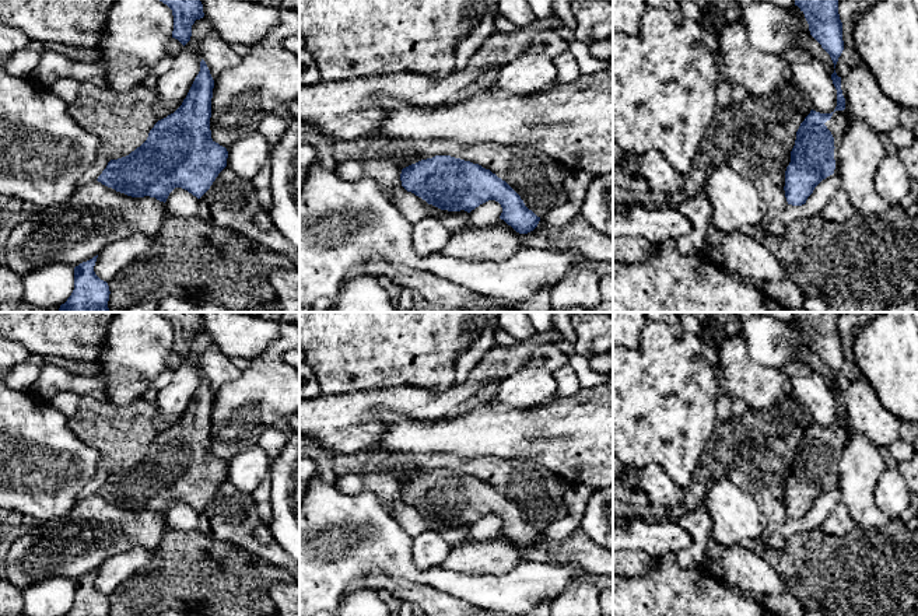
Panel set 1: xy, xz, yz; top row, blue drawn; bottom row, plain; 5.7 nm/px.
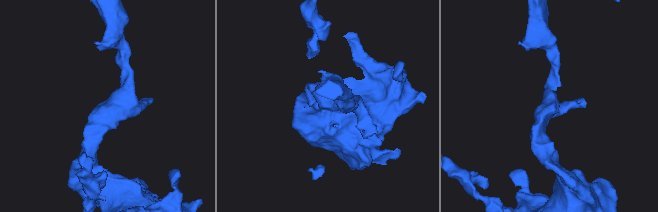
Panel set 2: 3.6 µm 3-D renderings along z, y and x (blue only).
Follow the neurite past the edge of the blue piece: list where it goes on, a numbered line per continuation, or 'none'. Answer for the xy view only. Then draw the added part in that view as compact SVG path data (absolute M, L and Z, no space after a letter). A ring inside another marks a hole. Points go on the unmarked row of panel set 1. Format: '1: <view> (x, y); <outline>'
none

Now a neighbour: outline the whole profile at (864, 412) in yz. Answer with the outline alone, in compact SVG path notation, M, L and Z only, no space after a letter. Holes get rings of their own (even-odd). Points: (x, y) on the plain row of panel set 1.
M865 377L841 392L841 403L849 426L877 447L889 447L900 440L901 421L879 402Z

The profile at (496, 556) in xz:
M495 538L483 543L451 545L441 567L466 574L504 574L519 563L516 546Z

